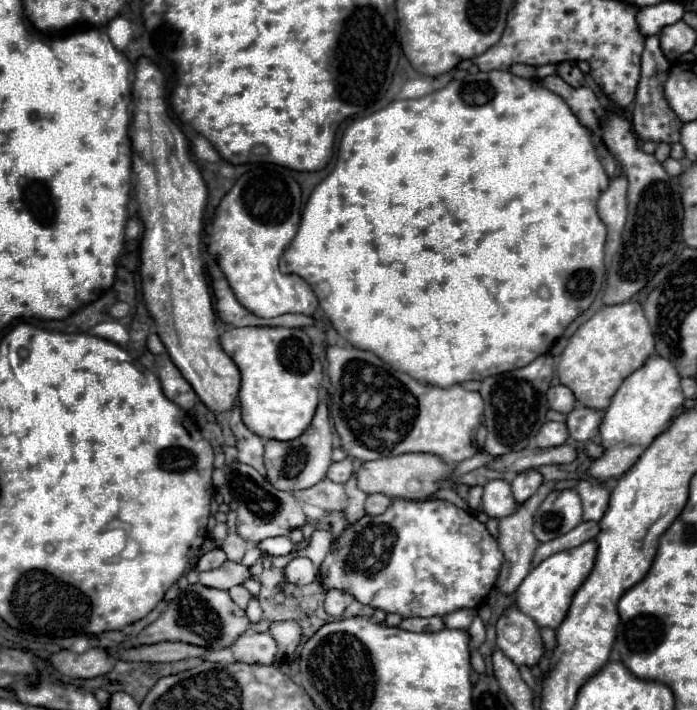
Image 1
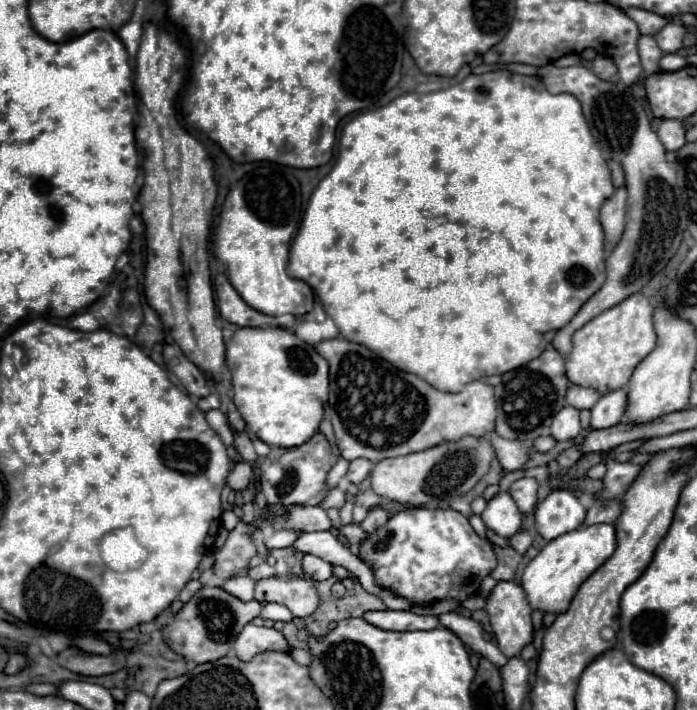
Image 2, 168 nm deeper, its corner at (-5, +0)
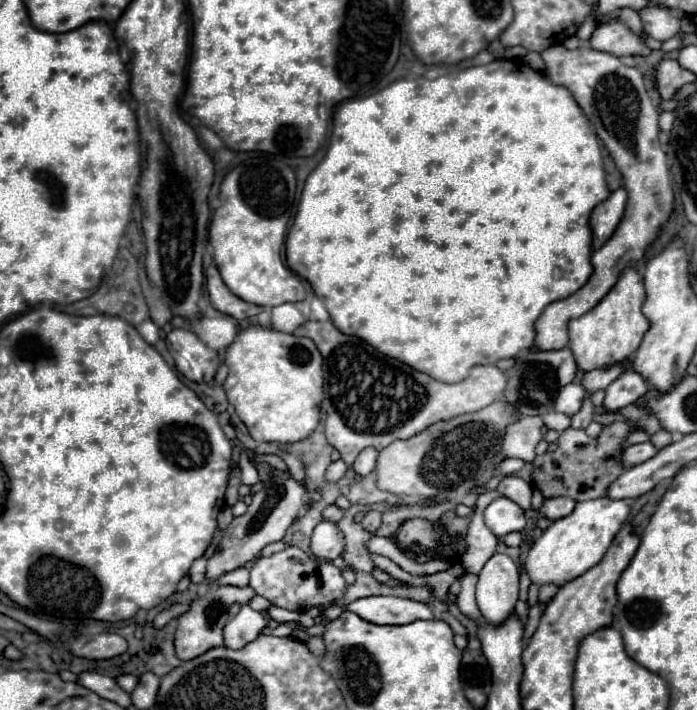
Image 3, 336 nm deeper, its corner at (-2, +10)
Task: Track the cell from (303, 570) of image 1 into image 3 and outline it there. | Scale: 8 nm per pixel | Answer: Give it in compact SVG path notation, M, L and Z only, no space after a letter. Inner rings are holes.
M321 521L311 535L311 551L323 561L333 561L343 553L345 539L339 527L331 521Z

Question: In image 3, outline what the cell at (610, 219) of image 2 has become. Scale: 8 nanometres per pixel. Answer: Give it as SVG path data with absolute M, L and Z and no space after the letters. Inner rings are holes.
M617 189L609 195L609 199L599 203L591 211L589 227L591 227L591 233L593 233L593 249L603 247L607 243L607 239L613 235L619 221L623 219L625 205L627 205L627 191Z

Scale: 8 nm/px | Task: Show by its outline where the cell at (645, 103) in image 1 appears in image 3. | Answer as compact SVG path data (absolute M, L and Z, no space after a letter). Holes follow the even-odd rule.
M623 7L623 9L619 9L619 19L633 31L633 33L637 33L637 35L641 35L643 33L643 27L641 27L641 19L639 19L639 15L637 15L637 11L635 9L629 9L629 7Z

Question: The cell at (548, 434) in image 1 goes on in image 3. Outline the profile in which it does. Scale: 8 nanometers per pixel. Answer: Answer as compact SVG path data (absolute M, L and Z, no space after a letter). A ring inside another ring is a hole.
M569 383L561 389L557 401L555 401L555 409L567 415L575 415L581 409L581 403L585 399L587 391L583 389L581 383Z

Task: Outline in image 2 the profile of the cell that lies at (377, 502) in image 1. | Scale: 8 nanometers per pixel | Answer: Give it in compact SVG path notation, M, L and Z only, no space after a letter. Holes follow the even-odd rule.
M374 507L374 509L366 515L366 519L362 521L362 529L364 529L366 533L372 533L372 531L376 531L380 525L384 525L388 519L390 519L390 513L388 513L386 509Z

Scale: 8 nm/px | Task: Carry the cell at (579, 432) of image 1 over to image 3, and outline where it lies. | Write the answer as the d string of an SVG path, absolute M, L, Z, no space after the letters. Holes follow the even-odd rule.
M625 371L619 379L615 379L605 389L605 409L607 411L619 411L621 407L627 407L641 399L649 391L649 383L643 375L637 371Z

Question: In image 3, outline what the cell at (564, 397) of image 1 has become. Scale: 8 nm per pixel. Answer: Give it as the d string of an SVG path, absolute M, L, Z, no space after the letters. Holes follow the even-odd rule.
M625 361L615 363L611 367L593 369L581 377L581 385L587 389L587 393L595 393L599 389L607 389L609 383L613 383L621 373L625 371Z

